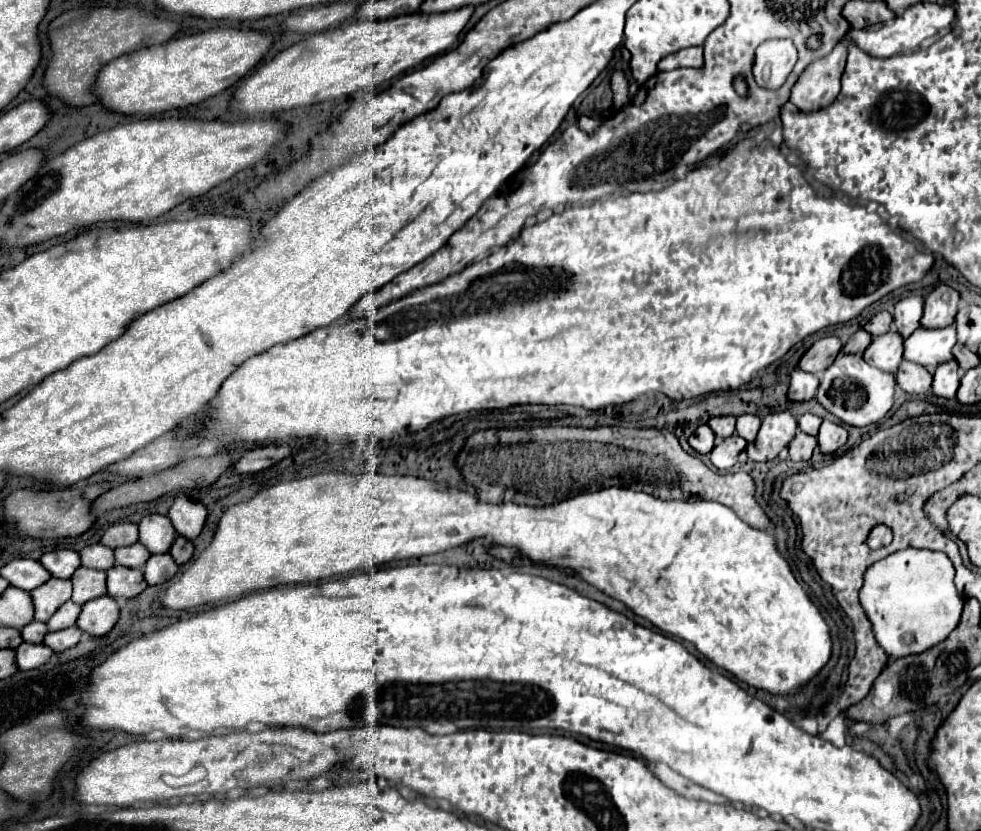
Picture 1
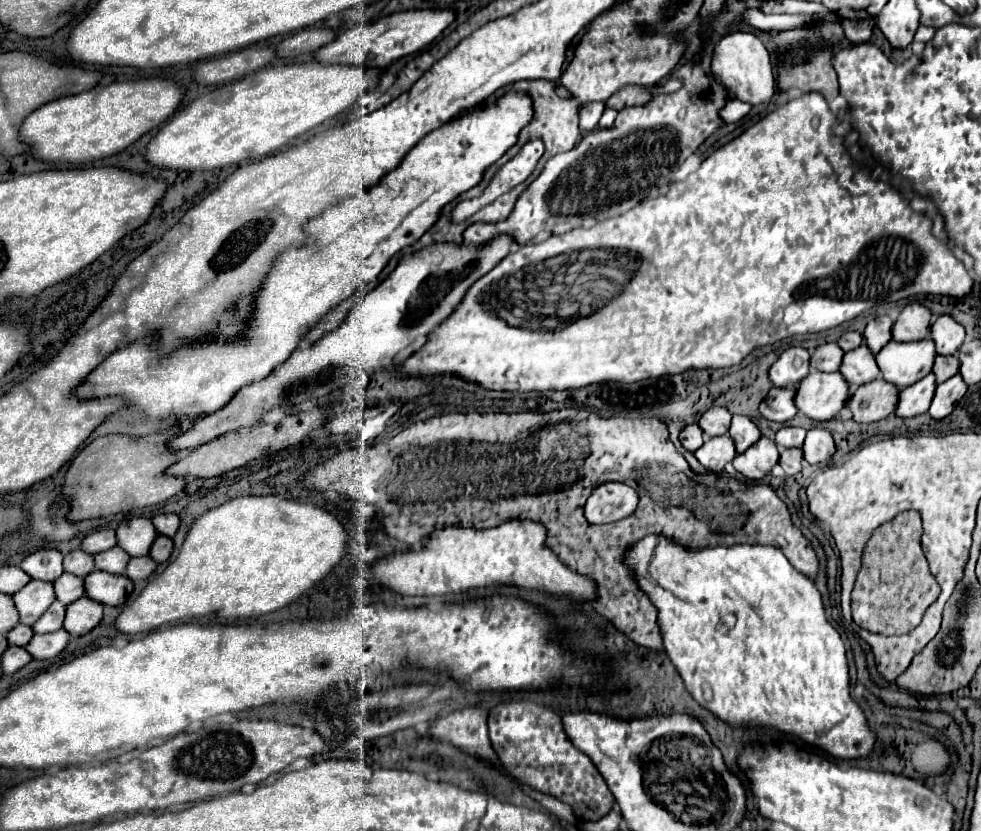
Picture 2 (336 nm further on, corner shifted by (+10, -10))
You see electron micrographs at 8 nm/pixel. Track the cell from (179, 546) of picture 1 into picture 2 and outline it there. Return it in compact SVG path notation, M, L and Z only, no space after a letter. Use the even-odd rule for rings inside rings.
M158 535L156 541L152 543L148 555L150 555L156 563L164 563L164 561L168 561L170 553L172 553L172 539L170 539L170 537L164 537L164 535Z

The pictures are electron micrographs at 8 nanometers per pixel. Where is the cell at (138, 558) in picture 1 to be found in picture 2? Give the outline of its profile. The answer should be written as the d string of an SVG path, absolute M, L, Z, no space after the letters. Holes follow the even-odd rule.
M118 545L94 555L96 567L108 567L108 569L100 569L100 571L110 571L114 575L122 575L126 571L128 561L130 561L130 555L124 549L120 549Z

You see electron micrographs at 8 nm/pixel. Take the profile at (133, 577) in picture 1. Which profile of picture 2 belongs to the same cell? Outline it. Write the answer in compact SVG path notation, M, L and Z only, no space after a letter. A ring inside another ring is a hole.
M92 571L84 577L86 597L102 605L122 605L134 589L134 583L126 575L112 575L106 571Z

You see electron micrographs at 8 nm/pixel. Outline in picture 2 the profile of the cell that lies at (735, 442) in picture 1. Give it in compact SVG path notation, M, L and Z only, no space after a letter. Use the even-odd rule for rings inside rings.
M730 435L708 439L696 453L696 459L712 473L722 473L724 465L736 457L736 449Z

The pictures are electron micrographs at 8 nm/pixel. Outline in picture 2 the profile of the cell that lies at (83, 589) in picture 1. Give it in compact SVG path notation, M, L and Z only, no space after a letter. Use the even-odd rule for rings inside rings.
M62 573L56 581L54 581L54 593L56 593L56 599L64 605L80 599L84 595L84 581L76 575L70 575L70 573Z

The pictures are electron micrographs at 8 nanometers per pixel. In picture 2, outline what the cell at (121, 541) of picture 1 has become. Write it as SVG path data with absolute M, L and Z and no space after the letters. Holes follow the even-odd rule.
M112 529L108 531L96 531L96 533L90 533L82 539L82 549L90 555L94 553L100 553L100 551L108 551L116 545L116 533Z

